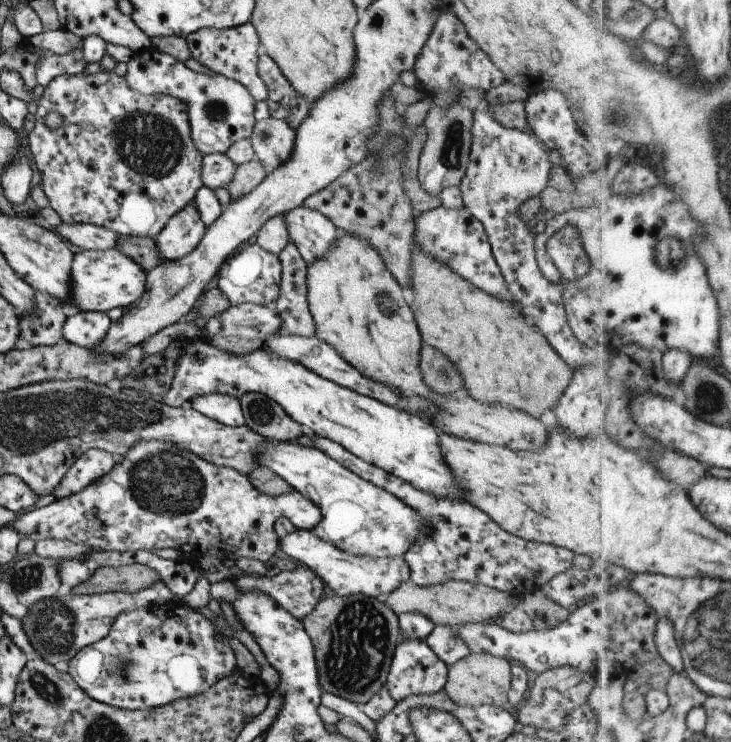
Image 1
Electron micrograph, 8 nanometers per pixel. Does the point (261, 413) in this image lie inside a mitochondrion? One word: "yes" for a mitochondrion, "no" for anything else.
yes

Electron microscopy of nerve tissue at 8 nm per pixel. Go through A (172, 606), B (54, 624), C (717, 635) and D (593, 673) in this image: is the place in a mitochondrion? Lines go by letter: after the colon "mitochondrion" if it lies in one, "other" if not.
A: other
B: mitochondrion
C: mitochondrion
D: other

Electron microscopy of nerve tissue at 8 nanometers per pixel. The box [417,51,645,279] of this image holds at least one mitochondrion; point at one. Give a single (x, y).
(450, 153)

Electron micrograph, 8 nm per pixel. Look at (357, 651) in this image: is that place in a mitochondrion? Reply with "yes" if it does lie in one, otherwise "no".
yes

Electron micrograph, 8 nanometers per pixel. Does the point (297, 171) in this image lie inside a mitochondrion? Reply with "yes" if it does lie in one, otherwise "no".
no

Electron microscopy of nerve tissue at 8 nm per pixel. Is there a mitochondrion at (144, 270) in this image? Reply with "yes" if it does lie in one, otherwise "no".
no

